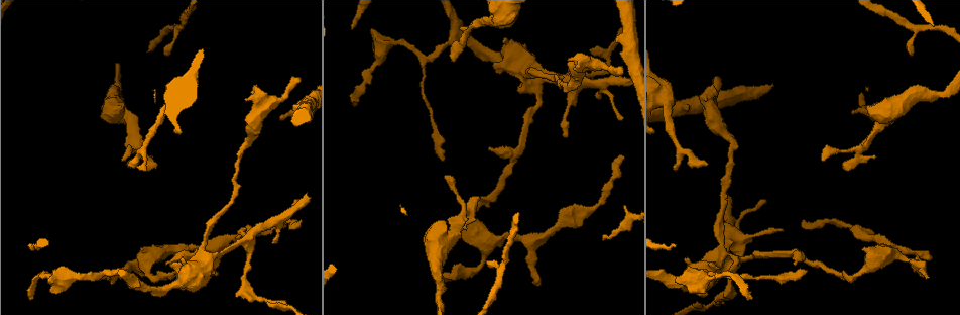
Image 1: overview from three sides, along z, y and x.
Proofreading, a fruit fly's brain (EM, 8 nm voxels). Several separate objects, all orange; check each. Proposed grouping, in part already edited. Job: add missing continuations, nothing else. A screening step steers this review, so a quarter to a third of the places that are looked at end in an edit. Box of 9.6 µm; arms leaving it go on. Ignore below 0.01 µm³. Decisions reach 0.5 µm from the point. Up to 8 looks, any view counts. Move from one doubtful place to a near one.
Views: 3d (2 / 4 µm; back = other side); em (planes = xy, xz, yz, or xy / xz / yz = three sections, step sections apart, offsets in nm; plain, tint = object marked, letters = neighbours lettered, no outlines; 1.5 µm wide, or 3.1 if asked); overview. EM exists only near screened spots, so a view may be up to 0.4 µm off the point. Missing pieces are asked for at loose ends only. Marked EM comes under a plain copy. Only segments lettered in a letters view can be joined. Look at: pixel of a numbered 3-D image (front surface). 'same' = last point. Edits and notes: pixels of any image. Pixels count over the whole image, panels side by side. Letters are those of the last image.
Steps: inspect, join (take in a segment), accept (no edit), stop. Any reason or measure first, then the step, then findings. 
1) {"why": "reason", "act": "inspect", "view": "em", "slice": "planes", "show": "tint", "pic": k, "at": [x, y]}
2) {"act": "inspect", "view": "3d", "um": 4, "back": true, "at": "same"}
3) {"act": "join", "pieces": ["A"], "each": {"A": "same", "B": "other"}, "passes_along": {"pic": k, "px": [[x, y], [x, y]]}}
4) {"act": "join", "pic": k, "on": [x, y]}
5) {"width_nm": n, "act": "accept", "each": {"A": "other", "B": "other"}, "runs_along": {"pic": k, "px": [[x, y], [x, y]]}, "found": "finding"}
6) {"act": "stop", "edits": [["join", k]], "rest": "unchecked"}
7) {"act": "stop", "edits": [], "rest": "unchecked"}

{"act": "inspect", "view": "3d", "um": 4, "pic": 1, "at": [751, 299]}

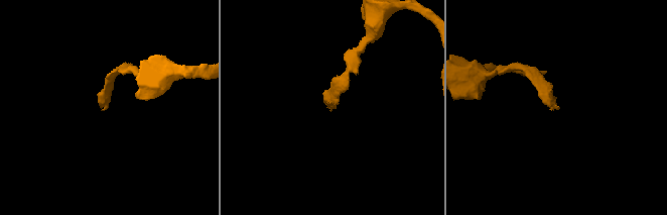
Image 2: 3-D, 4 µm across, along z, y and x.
{"why": "shape alone is not enough", "act": "inspect", "view": "em", "slice": "yz", "step": 8, "show": "tint", "pic": 2, "at": [331, 110]}

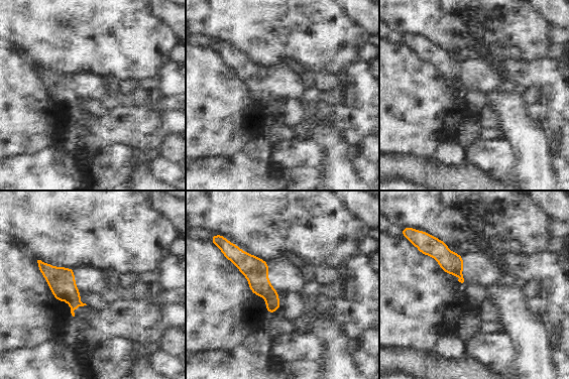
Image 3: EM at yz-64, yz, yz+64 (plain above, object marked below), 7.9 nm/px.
{"act": "inspect", "view": "em", "slice": "planes", "show": "letters", "at": "same"}

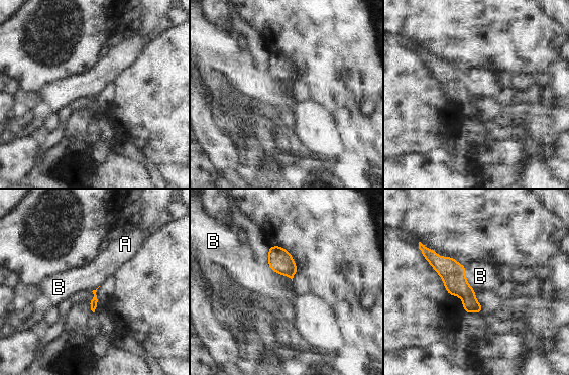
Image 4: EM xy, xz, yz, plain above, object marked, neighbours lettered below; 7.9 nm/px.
{"act": "accept", "each": {"A": "other", "B": "other"}, "found": "no lettered segment goes on from it"}

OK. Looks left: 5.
{"why": "branch stops here", "act": "inspect", "view": "em", "slice": "planes", "show": "letters", "pic": 1, "at": [843, 165]}

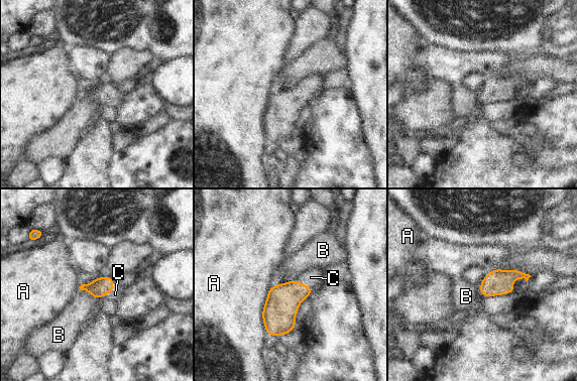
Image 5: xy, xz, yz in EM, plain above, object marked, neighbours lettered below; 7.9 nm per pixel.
{"width_nm": 150, "act": "join", "pieces": ["C"], "each": {"A": "other", "B": "other", "C": "same"}, "passes_along": {"pic": 5, "px": [[101, 286], [110, 291], [115, 294]]}, "found": "the neuron continues"}

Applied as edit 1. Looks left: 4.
{"why": "redraw", "act": "inspect", "view": "overview"}

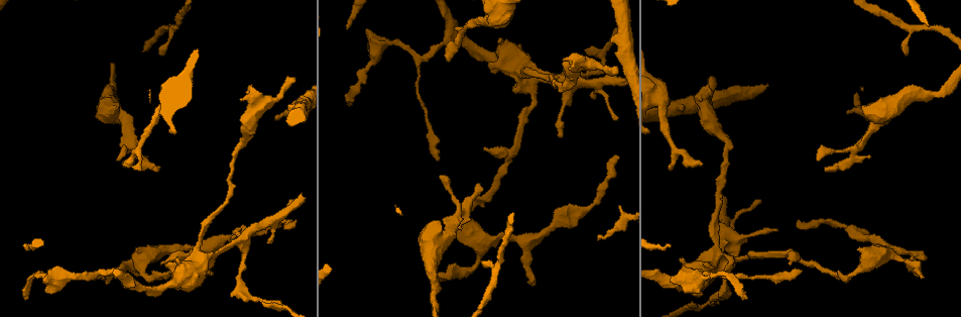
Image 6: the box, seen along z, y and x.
{"why": "thin end", "act": "inspect", "view": "em", "slice": "planes", "show": "tint", "pic": 6, "at": [597, 240]}

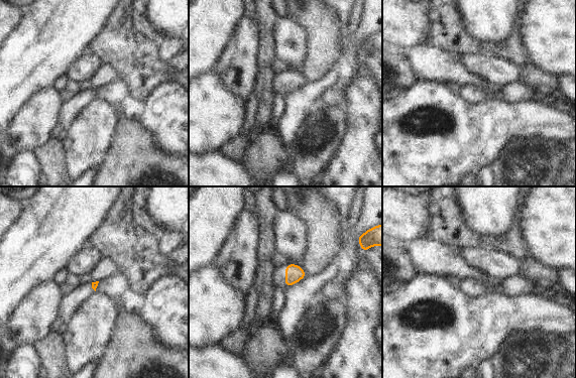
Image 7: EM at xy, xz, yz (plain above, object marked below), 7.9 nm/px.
{"why": "see the neighbours", "act": "inspect", "view": "em", "slice": "planes", "show": "letters", "at": "same"}

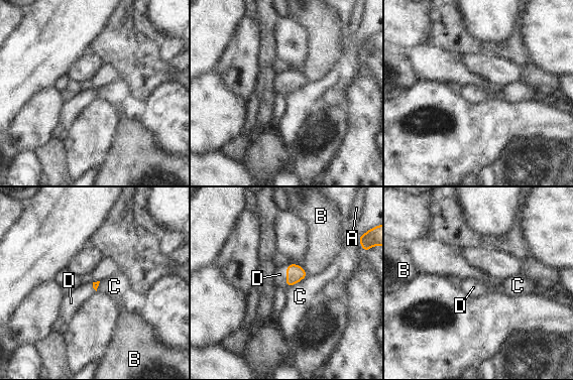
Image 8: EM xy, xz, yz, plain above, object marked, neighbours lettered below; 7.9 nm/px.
{"act": "join", "pieces": ["D"], "each": {"A": "other", "B": "other", "C": "other", "D": "same"}, "passes_along": {"pic": 8, "px": [[295, 273], [287, 276], [279, 274]]}, "found": "the neuron continues"}

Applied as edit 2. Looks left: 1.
{"act": "stop", "edits": [["join", 5], ["join", 8]], "rest": "unchecked"}

